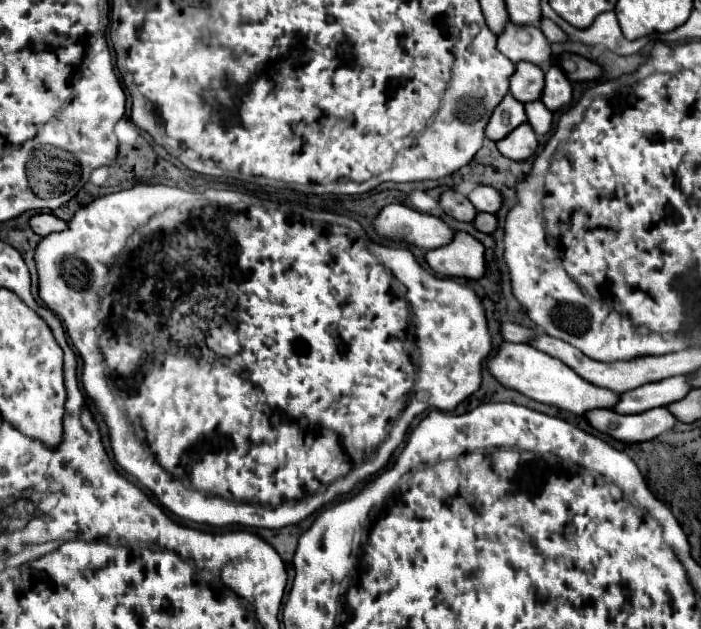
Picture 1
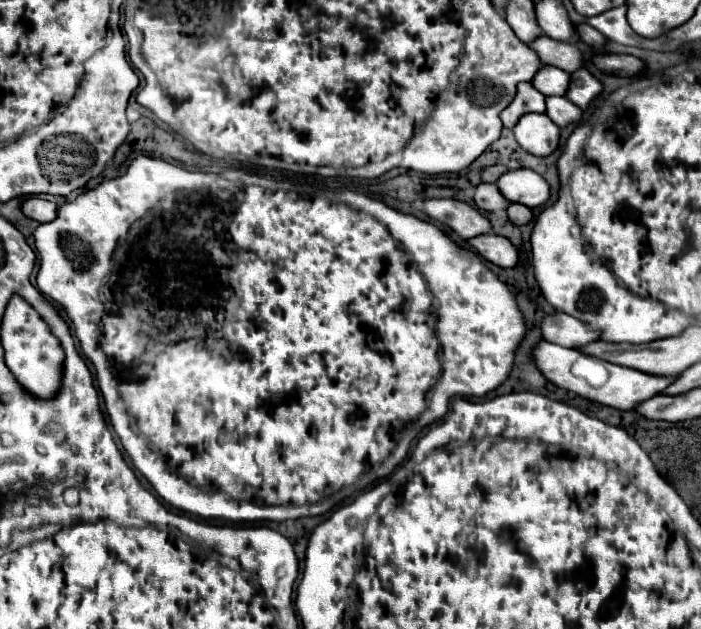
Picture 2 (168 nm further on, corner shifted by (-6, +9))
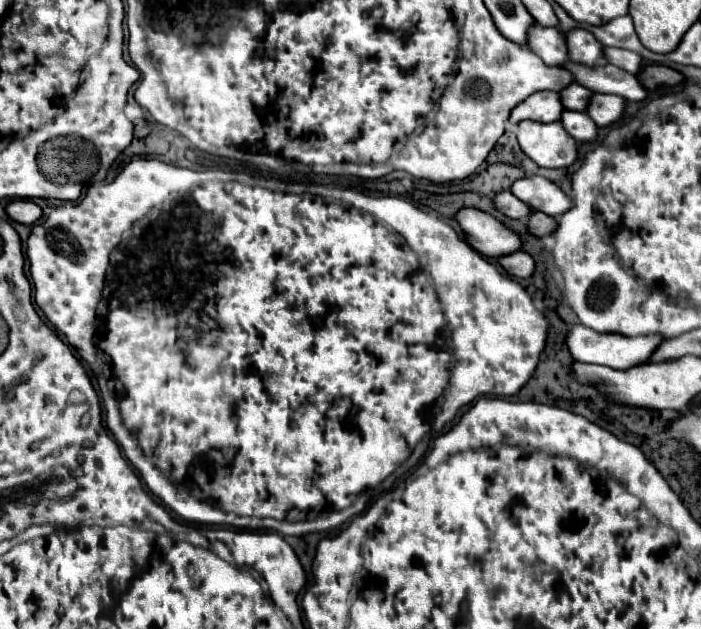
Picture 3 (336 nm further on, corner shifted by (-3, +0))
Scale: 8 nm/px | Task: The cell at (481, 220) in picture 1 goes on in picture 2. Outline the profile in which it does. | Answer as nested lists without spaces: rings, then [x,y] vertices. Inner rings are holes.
[[[511,204],[507,208],[507,216],[513,224],[521,226],[521,224],[529,224],[533,220],[533,210],[529,206],[521,206],[521,204]]]

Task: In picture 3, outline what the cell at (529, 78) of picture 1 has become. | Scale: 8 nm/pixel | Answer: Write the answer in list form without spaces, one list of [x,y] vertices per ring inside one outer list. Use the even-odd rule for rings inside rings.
[[[570,83],[568,87],[564,87],[560,91],[560,101],[564,105],[564,109],[570,111],[584,111],[586,109],[586,101],[590,99],[590,89],[584,89],[578,83]]]

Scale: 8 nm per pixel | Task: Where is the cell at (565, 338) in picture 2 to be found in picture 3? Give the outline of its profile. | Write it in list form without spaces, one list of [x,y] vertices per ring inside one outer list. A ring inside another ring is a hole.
[[[578,323],[570,325],[568,333],[564,335],[564,345],[568,347],[568,353],[574,361],[608,365],[612,369],[628,369],[646,361],[646,357],[650,357],[650,349],[654,349],[658,341],[662,339],[660,337],[618,337],[618,333],[594,333],[594,329],[588,329]]]

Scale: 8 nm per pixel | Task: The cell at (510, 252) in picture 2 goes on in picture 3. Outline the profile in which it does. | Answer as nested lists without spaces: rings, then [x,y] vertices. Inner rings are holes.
[[[516,251],[516,253],[510,253],[510,255],[502,255],[496,259],[508,275],[512,277],[522,277],[522,279],[528,279],[534,271],[534,259],[524,253],[524,251]]]

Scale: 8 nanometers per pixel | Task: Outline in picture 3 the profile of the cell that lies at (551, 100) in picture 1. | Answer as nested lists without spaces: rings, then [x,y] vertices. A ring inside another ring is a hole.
[[[594,93],[588,101],[586,113],[598,127],[608,127],[616,119],[620,119],[624,111],[624,99],[618,95],[606,95],[606,93]]]

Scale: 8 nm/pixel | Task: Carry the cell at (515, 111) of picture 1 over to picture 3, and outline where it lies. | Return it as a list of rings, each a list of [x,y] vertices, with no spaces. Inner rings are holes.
[[[536,91],[530,97],[526,97],[512,113],[510,123],[518,123],[522,119],[540,121],[540,123],[552,123],[560,119],[560,113],[564,111],[558,93],[554,91]]]

